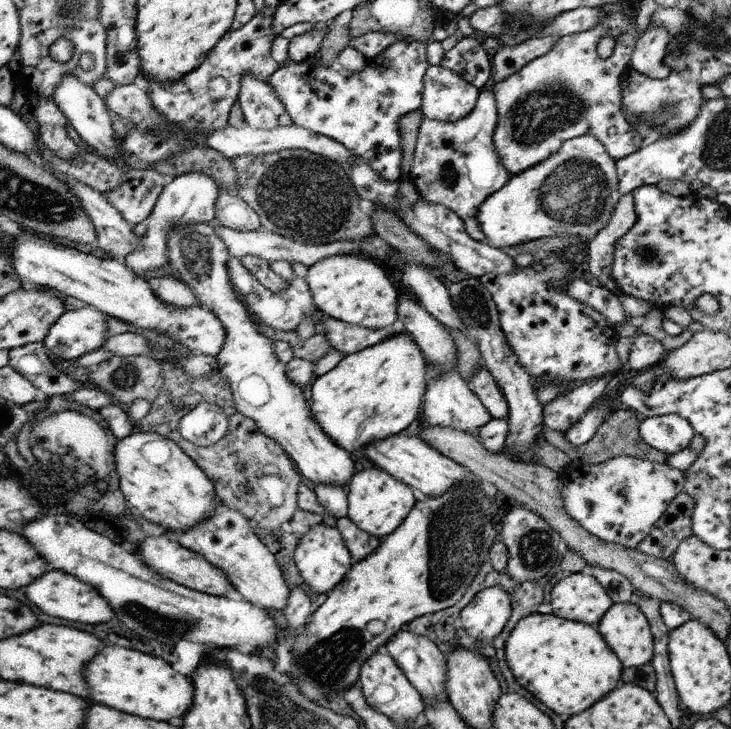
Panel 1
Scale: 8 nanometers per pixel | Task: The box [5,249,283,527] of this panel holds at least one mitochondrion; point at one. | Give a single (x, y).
(63, 456)

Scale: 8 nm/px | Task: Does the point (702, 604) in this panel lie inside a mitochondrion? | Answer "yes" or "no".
yes

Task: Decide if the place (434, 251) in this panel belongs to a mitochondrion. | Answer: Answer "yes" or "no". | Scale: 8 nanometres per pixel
no

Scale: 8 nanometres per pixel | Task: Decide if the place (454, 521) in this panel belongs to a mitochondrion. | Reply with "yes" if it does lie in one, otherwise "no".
yes

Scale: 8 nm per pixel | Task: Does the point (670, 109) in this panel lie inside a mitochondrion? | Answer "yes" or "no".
yes

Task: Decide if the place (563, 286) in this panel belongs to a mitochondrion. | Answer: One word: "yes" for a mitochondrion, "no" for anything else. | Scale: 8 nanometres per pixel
no

